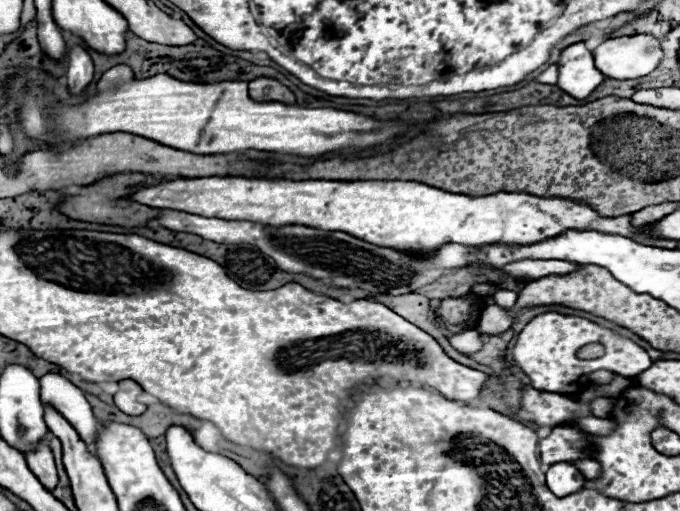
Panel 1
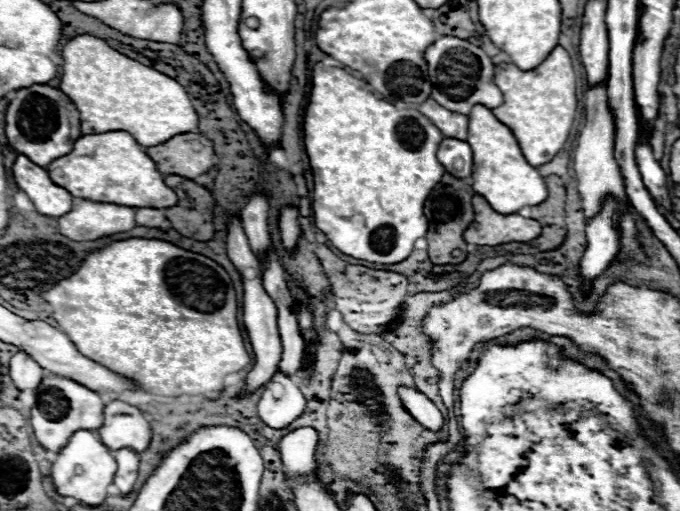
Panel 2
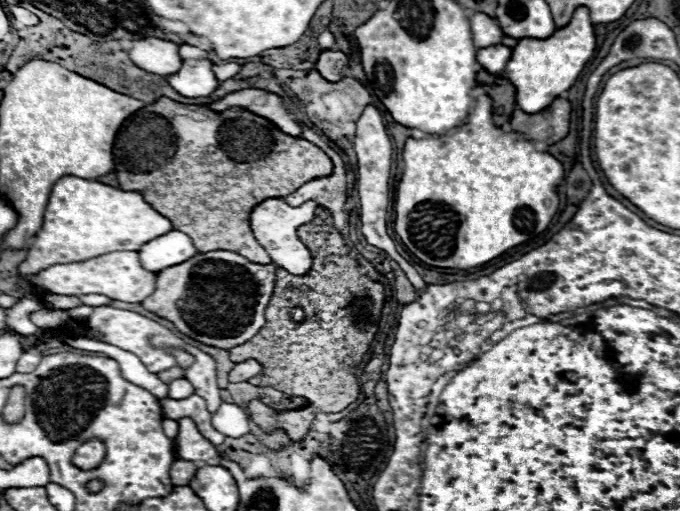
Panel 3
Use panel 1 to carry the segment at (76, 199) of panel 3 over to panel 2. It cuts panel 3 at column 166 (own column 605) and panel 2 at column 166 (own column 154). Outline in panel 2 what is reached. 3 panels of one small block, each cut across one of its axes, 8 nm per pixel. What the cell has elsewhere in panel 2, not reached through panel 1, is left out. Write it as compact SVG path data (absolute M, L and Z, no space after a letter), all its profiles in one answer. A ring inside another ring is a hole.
M104 132L104 134L88 134L76 140L74 150L46 166L50 180L62 188L66 188L74 198L88 198L92 202L112 202L130 208L168 208L178 202L176 194L164 184L162 174L156 164L148 158L142 146L128 132Z

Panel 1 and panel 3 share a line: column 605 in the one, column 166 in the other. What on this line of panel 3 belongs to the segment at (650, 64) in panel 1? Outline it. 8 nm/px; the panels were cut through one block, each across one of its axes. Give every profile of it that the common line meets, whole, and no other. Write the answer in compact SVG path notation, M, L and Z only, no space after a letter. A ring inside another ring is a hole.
M160 38L132 40L132 48L128 50L128 54L136 66L160 76L178 72L182 64L178 56L178 44Z

